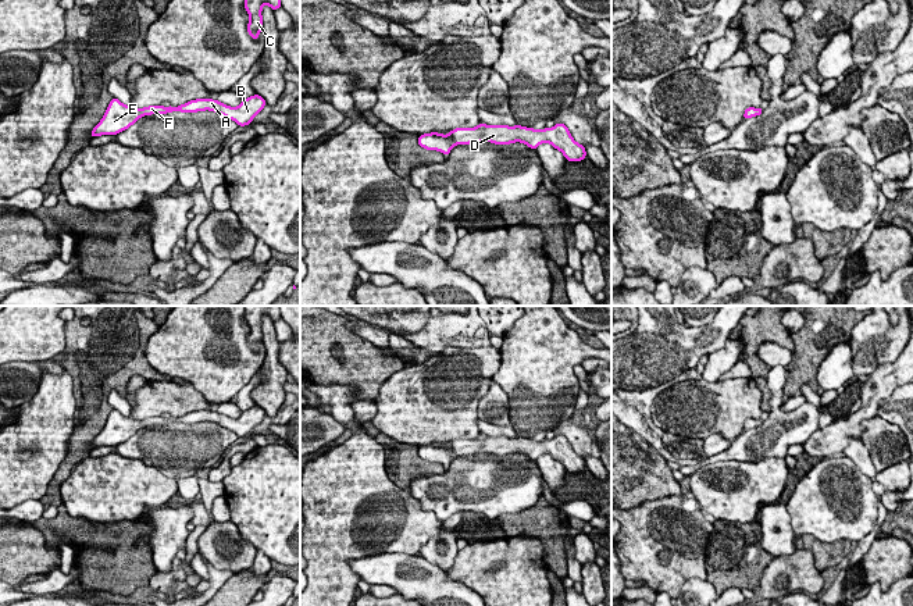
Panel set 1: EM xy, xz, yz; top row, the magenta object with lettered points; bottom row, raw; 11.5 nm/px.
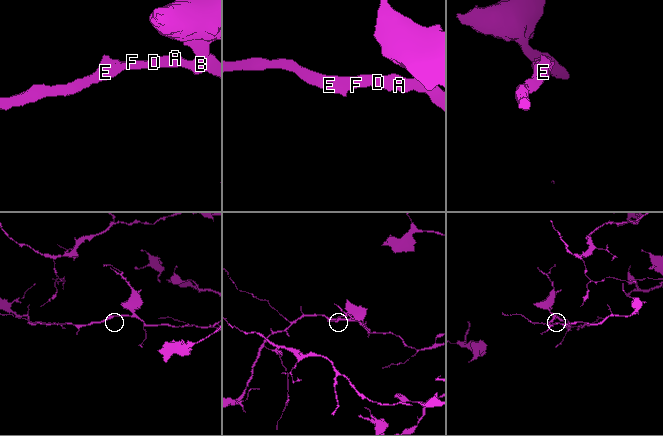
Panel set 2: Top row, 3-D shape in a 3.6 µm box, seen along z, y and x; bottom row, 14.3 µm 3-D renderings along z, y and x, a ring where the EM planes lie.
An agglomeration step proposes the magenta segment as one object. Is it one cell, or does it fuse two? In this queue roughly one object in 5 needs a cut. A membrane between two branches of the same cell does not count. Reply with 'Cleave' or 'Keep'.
Keep

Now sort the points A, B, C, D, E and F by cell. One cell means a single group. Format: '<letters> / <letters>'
A B C D E F

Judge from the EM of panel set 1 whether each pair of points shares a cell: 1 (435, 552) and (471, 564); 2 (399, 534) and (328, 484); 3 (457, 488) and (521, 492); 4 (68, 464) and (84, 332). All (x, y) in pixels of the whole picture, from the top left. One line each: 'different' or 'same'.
1: different
2: same
3: same
4: same

